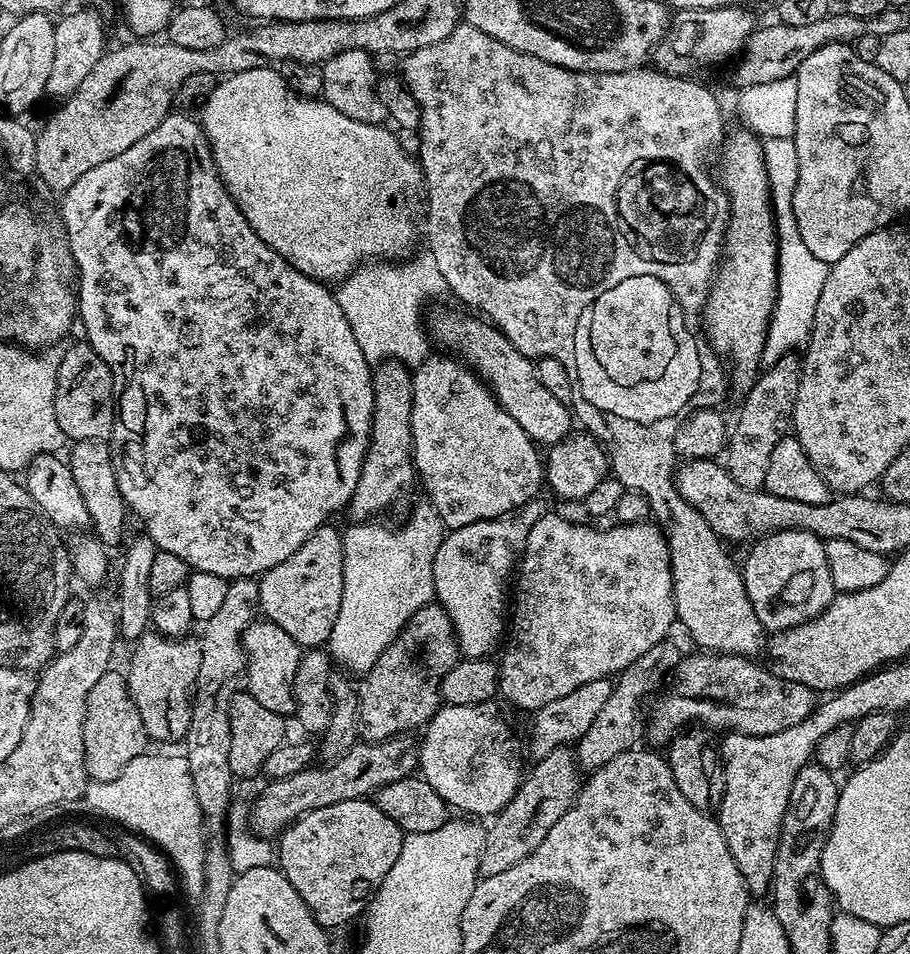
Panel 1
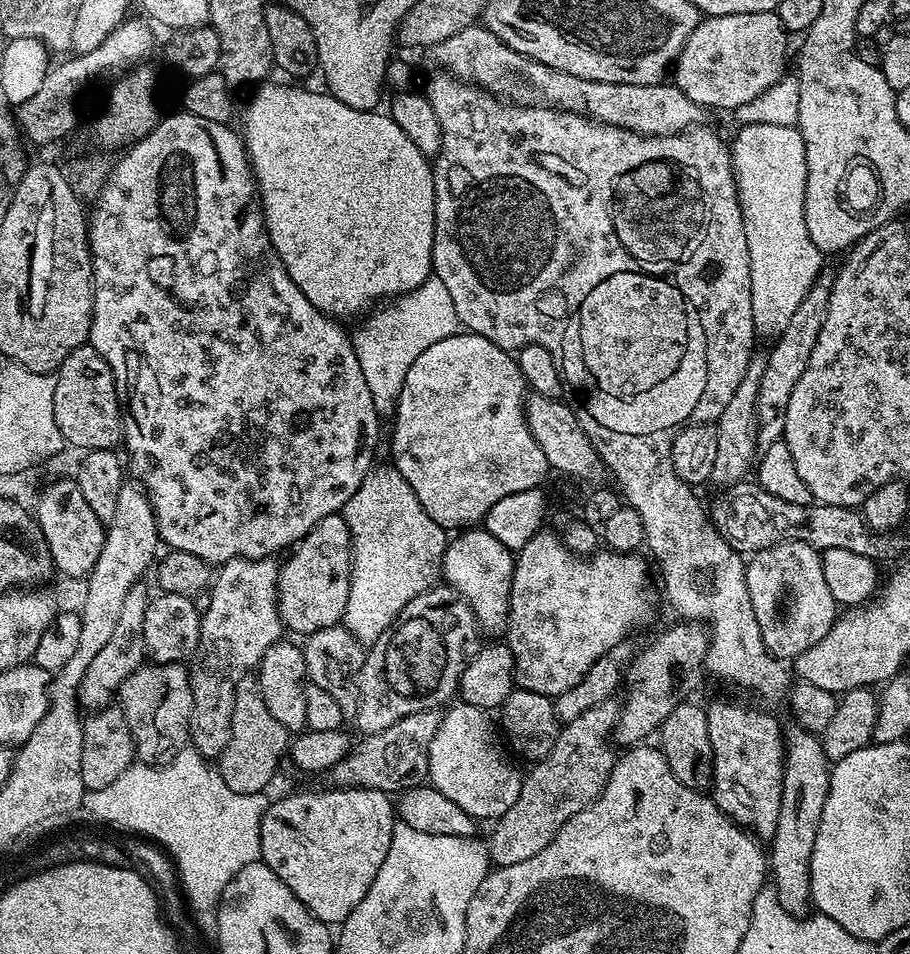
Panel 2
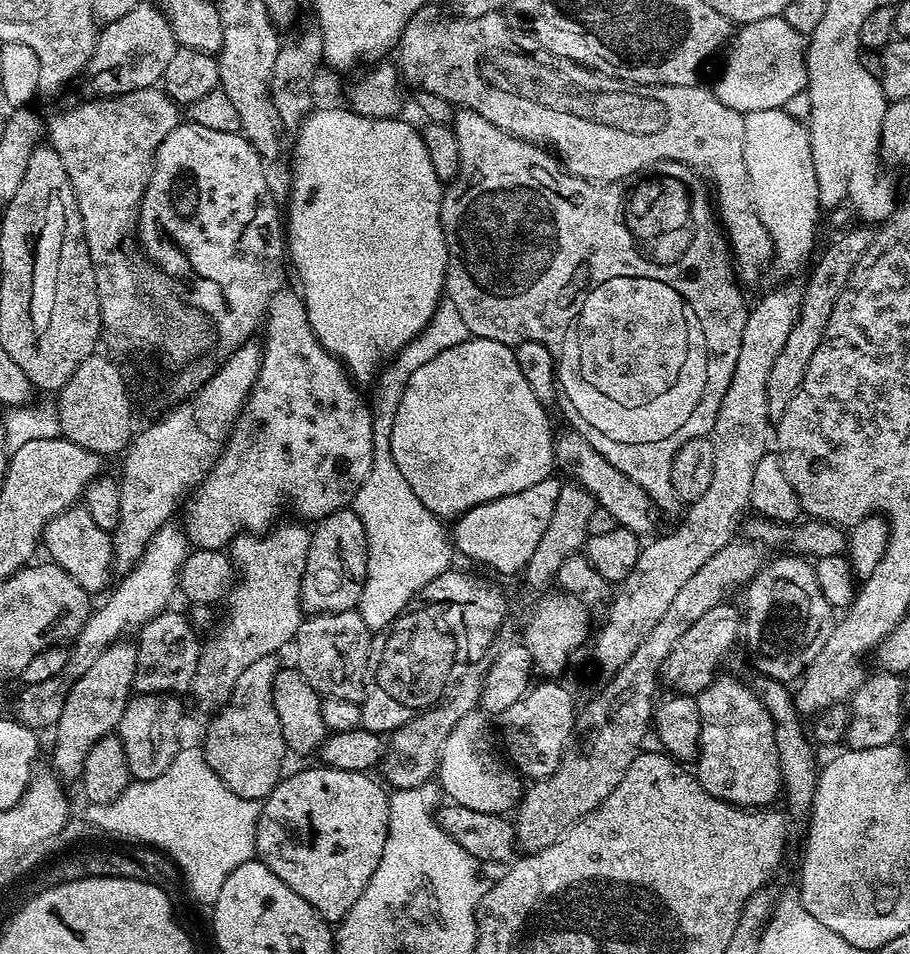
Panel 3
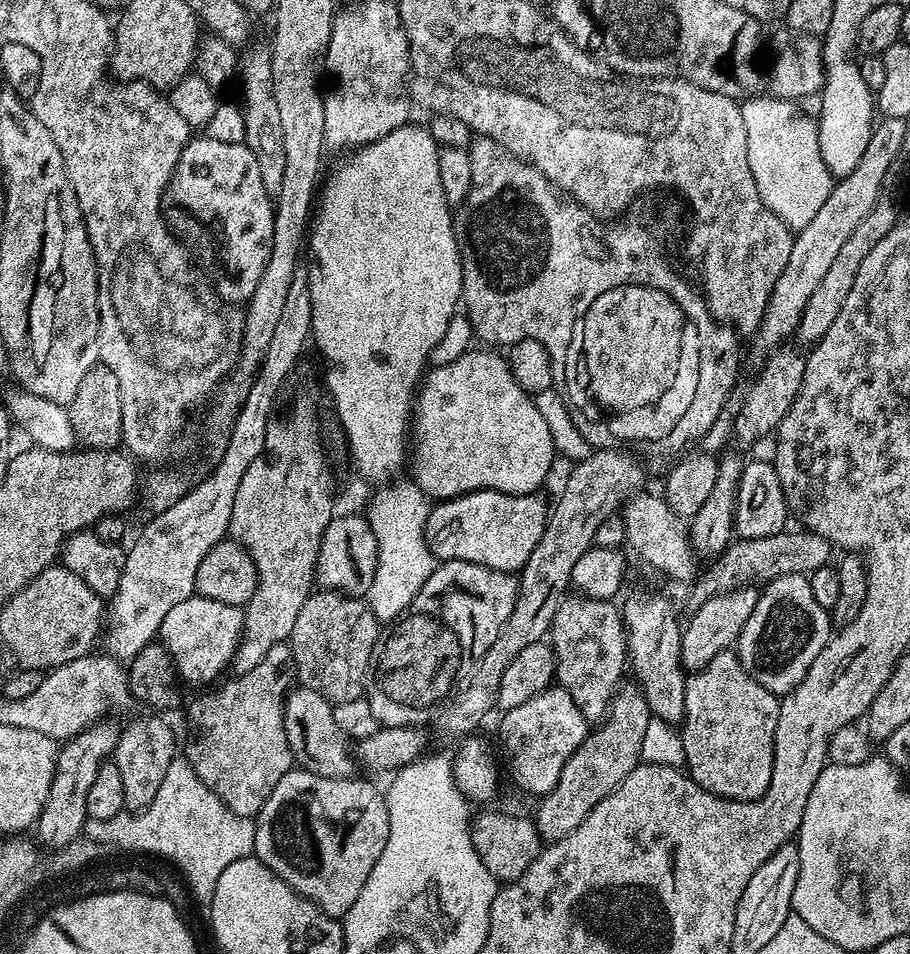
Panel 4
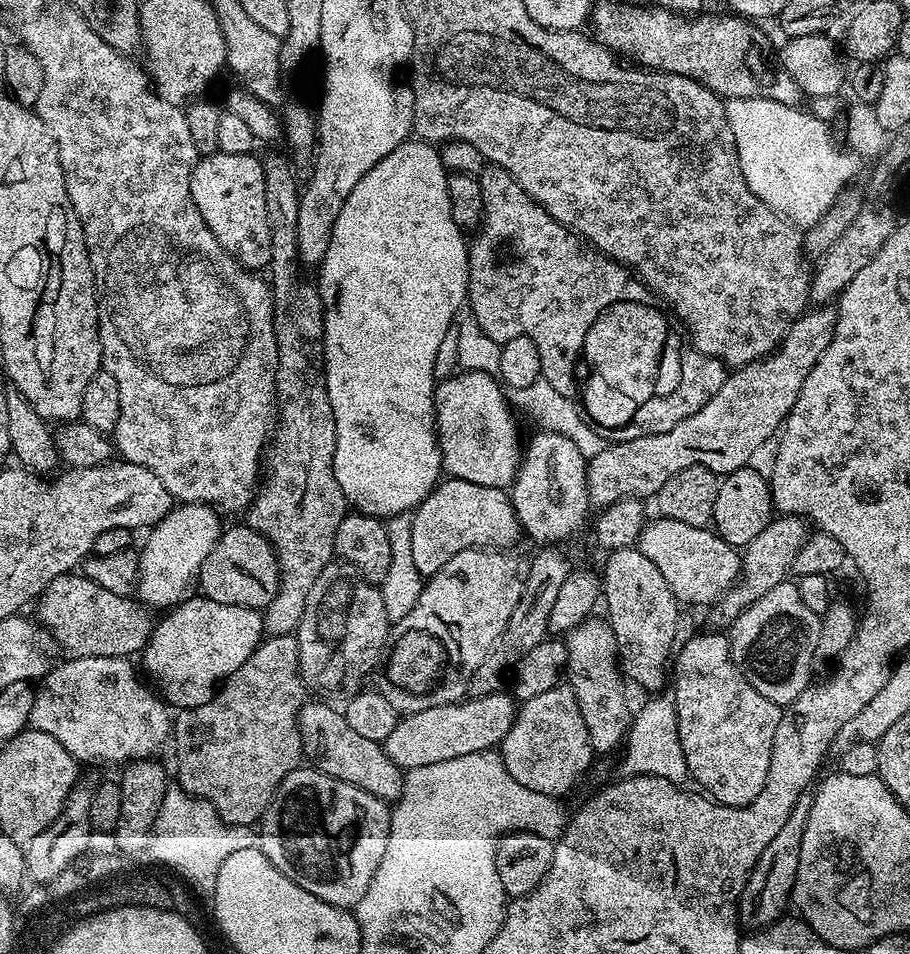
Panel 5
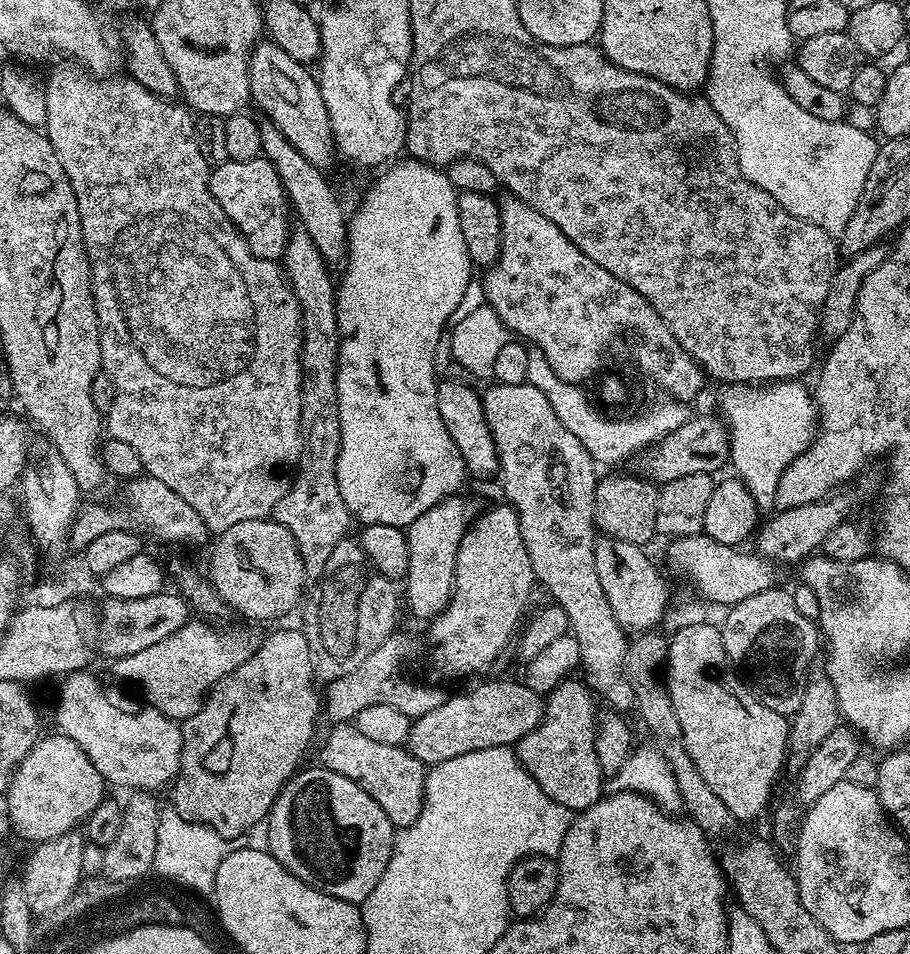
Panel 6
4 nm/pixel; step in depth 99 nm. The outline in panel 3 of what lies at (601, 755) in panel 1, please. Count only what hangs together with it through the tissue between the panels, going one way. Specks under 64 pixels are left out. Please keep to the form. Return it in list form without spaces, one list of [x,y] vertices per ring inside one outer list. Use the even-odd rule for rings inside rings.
[[[725,602],[714,606],[710,610],[706,610],[706,614],[702,614],[702,618],[698,618],[698,622],[694,622],[694,626],[690,626],[690,630],[686,630],[686,634],[682,634],[682,638],[678,638],[678,646],[674,646],[674,650],[670,650],[670,654],[666,658],[666,662],[660,665],[659,679],[676,694],[686,696],[699,696],[702,690],[706,690],[706,686],[710,686],[710,682],[715,680],[718,675],[720,662],[724,655],[735,642],[736,636],[742,632],[742,612],[732,605],[732,602]]]

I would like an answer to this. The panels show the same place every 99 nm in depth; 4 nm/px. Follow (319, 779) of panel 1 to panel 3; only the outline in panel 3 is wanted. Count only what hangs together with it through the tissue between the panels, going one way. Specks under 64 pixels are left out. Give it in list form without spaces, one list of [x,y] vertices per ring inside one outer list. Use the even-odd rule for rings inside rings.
[[[487,659],[471,664],[466,670],[466,674],[462,674],[462,678],[458,678],[454,694],[445,696],[440,703],[421,712],[413,720],[406,722],[401,728],[391,733],[384,749],[382,761],[382,769],[384,768],[382,780],[389,789],[422,786],[437,775],[442,746],[446,746],[446,738],[450,738],[450,730],[454,730],[454,726],[458,726],[458,722],[462,722],[462,718],[466,718],[466,714],[480,708],[480,695],[488,673],[488,666]]]

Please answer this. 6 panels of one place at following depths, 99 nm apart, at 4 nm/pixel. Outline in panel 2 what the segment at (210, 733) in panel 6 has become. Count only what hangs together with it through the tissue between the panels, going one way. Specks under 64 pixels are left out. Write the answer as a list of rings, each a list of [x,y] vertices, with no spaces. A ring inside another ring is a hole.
[[[249,674],[242,677],[234,694],[234,710],[230,726],[230,742],[226,750],[218,757],[220,776],[238,794],[254,794],[264,792],[267,784],[276,776],[276,767],[280,759],[285,759],[290,748],[290,733],[270,714],[266,707],[266,698],[262,698],[259,679]]]

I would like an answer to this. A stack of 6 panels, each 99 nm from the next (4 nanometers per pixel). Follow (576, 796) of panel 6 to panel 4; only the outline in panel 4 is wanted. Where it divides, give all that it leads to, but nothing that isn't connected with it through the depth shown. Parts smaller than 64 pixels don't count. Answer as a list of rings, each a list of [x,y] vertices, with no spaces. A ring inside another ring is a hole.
[[[559,686],[534,694],[534,698],[522,702],[522,706],[514,706],[514,710],[503,713],[499,718],[500,744],[504,747],[502,760],[507,775],[509,772],[513,782],[535,798],[544,797],[558,786],[562,766],[570,762],[570,754],[582,746],[590,731],[590,724],[574,704],[574,699]]]

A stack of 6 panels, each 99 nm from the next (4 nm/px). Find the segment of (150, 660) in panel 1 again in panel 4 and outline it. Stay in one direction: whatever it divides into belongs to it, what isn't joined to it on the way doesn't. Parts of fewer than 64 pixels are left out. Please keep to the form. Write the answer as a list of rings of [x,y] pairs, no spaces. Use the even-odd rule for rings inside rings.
[[[147,714],[133,724],[120,728],[118,746],[114,753],[114,762],[122,777],[122,794],[124,807],[128,810],[143,810],[156,803],[158,789],[162,786],[162,778],[166,778],[166,770],[170,770],[170,762],[177,759],[176,736],[172,728],[156,714]]]

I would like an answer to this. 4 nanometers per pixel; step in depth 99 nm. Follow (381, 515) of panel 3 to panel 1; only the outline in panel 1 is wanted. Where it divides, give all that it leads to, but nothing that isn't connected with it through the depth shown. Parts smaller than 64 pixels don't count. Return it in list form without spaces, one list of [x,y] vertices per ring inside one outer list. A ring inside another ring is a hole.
[[[418,252],[403,262],[364,262],[335,289],[338,306],[342,306],[342,314],[346,314],[346,322],[350,322],[350,330],[354,330],[354,338],[369,365],[398,360],[405,366],[415,366],[430,355],[430,336],[425,321],[420,321],[420,311],[427,296],[445,295],[446,289],[434,254]],[[430,503],[422,506],[405,522],[401,528],[383,528],[380,522],[352,522],[349,528],[343,529],[344,557],[342,558],[342,606],[338,606],[338,618],[334,621],[334,630],[330,630],[330,638],[326,651],[337,665],[349,668],[352,672],[363,674],[378,662],[382,650],[398,638],[400,631],[410,622],[418,610],[433,603],[434,590],[434,554],[438,554],[438,546],[442,546],[446,529],[438,510]]]

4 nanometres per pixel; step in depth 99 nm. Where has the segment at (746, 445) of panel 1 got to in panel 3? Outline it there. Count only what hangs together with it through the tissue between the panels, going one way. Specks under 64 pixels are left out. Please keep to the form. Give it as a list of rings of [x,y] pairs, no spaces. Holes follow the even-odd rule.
[[[868,226],[860,227],[864,228],[852,228],[849,232],[842,233],[825,250],[808,278],[808,288],[806,284],[803,289],[804,297],[800,303],[798,322],[794,322],[794,330],[790,330],[790,338],[786,338],[786,346],[782,346],[782,354],[778,354],[770,370],[770,378],[766,382],[766,406],[769,417],[779,418],[782,414],[786,414],[790,398],[794,398],[794,394],[802,386],[806,366],[810,366],[810,358],[814,358],[814,350],[818,350],[826,334],[830,314],[834,314],[834,302],[838,302],[842,290],[850,282],[850,274],[854,274],[854,266],[858,266],[862,254],[870,250],[873,229]]]

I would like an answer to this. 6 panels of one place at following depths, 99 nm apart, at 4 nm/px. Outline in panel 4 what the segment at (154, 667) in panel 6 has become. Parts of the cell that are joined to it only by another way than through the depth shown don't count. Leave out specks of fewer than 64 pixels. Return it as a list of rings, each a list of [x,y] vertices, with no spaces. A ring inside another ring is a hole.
[[[193,594],[171,607],[162,621],[158,636],[176,666],[179,679],[185,685],[212,686],[225,675],[224,671],[229,671],[243,633],[244,610],[241,605],[214,602],[214,598]]]

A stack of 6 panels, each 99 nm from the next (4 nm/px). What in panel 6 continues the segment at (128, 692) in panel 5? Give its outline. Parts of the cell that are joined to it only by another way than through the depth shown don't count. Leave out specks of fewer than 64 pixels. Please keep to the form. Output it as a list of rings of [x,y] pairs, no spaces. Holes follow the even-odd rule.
[[[69,672],[59,681],[60,693],[56,696],[59,735],[78,742],[86,750],[86,758],[98,766],[102,778],[111,787],[113,784],[116,788],[151,793],[156,788],[167,789],[180,769],[180,724],[151,706],[144,706],[141,712],[119,708],[90,673]]]

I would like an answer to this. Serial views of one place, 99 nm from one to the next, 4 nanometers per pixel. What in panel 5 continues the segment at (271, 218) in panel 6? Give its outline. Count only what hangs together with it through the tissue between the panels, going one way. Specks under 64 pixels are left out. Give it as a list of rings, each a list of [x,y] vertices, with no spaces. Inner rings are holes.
[[[217,150],[211,156],[200,156],[192,171],[190,190],[198,210],[220,245],[243,268],[264,270],[271,265],[266,186],[260,160],[255,155],[226,154]]]

